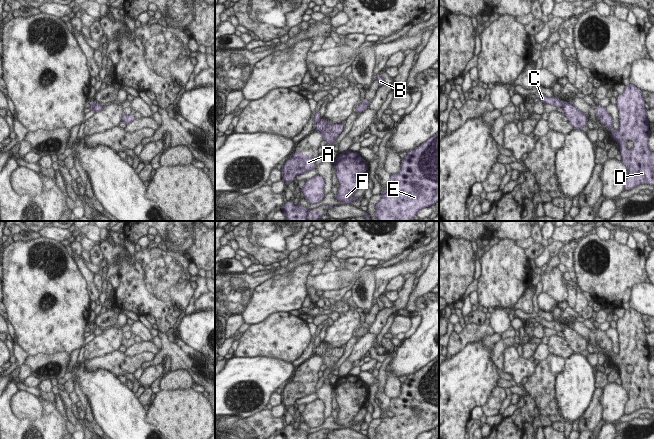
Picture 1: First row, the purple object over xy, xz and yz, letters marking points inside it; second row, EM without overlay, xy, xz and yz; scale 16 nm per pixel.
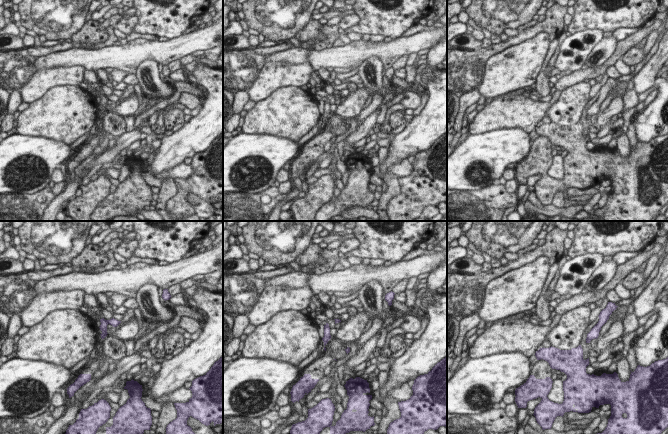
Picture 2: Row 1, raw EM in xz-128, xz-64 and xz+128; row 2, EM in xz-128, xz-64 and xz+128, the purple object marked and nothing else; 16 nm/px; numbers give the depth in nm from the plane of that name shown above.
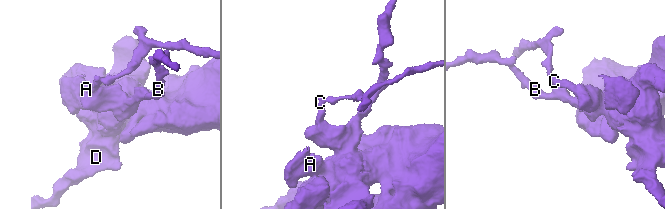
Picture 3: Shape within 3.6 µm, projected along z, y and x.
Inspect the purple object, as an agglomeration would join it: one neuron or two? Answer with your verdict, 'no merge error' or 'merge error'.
merge error

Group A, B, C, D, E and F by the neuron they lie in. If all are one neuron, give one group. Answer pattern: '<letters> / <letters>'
A B D E F / C

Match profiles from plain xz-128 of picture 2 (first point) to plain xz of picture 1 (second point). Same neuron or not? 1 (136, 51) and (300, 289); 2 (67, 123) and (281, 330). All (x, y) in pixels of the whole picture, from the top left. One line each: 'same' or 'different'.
1: different
2: same

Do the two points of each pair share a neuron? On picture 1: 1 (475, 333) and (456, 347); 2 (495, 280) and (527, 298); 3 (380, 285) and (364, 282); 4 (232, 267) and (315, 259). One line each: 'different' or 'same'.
1: same
2: different
3: different
4: different

